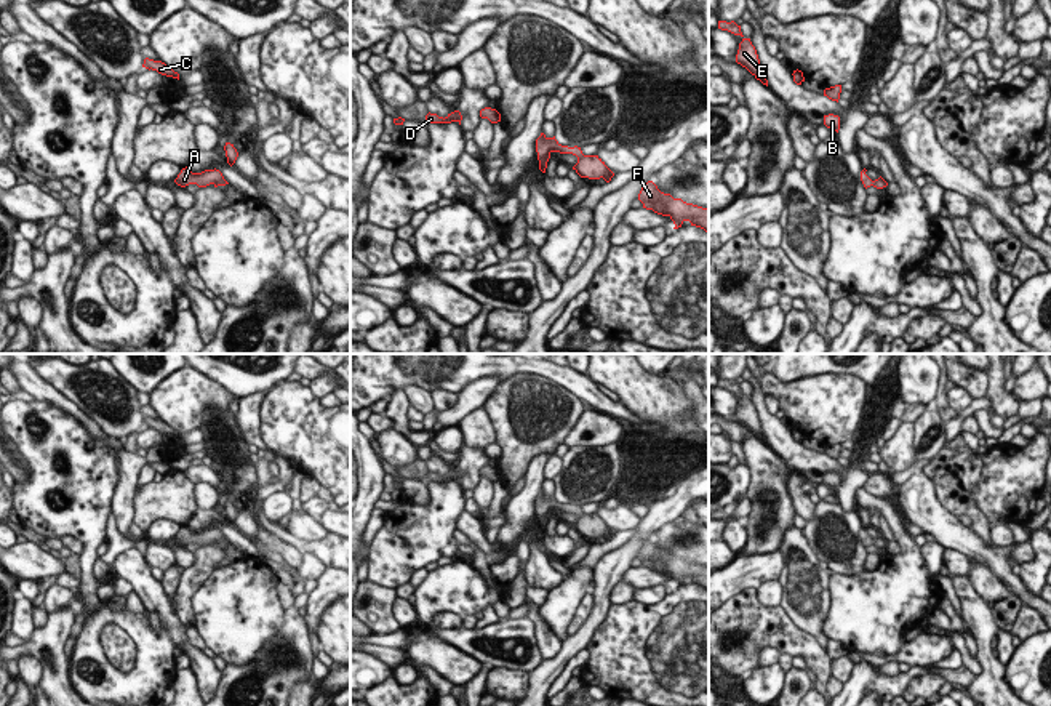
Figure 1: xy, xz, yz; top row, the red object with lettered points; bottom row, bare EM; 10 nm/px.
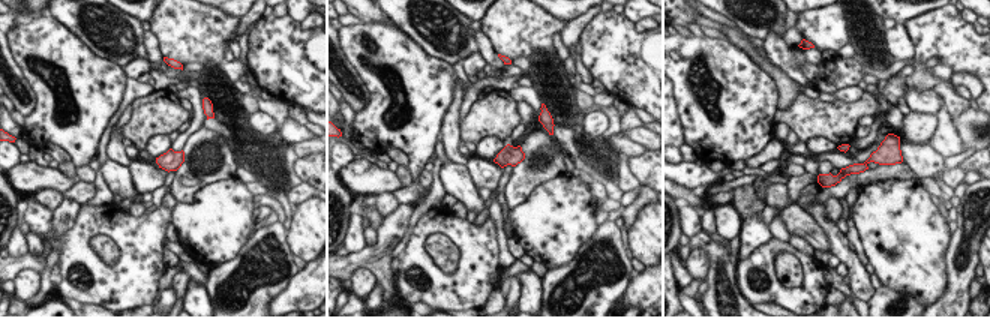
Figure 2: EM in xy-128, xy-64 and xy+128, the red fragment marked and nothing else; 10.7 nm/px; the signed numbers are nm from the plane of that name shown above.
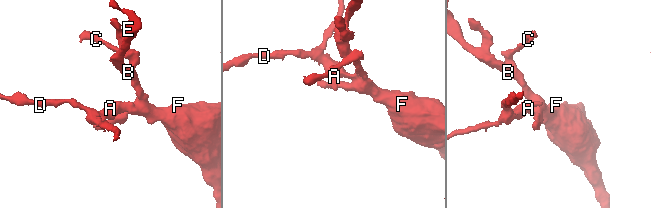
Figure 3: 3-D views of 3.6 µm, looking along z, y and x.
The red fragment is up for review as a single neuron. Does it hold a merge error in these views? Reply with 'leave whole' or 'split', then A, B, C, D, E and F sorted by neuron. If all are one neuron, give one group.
leave whole | A B C D E F

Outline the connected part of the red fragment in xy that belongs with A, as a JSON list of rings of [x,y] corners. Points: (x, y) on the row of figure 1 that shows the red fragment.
[[[187,166],[181,170],[174,183],[181,187],[186,187],[189,184],[197,184],[198,187],[206,187],[213,184],[214,187],[218,186],[226,186],[229,184],[222,173],[219,170],[205,170],[202,173],[192,173]]]

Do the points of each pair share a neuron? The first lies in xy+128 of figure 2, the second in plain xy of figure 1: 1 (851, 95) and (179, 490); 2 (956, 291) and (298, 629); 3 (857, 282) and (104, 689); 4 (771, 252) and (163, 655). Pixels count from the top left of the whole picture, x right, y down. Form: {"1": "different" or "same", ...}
{"1": "different", "2": "different", "3": "different", "4": "same"}

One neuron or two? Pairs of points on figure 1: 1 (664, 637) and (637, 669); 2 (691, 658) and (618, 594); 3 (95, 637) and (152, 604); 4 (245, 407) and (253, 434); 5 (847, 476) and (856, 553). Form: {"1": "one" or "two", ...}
{"1": "one", "2": "two", "3": "two", "4": "one", "5": "two"}

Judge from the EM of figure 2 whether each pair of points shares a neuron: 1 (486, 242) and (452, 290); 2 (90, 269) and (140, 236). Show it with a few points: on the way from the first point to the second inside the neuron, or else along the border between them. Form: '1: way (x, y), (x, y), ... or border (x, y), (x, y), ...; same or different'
1: way (480, 254), (480, 261), (464, 278); same
2: way (105, 270), (119, 270), (138, 251); same

